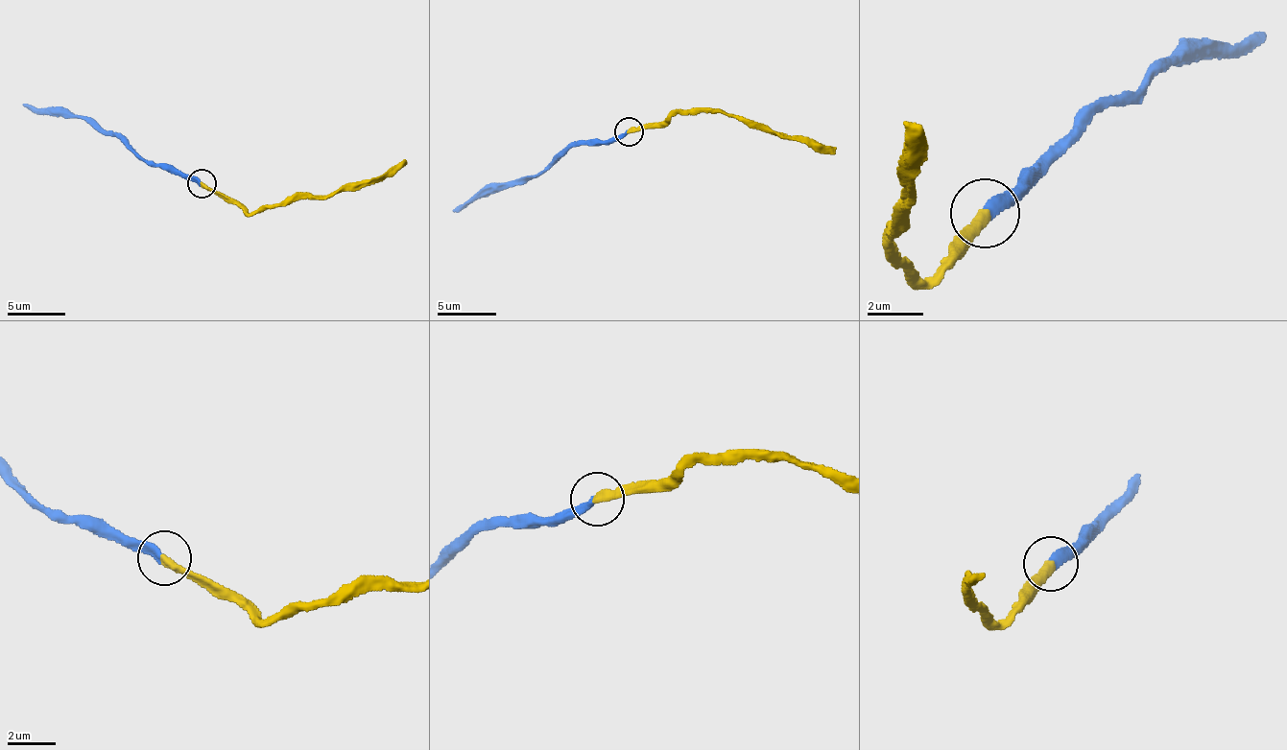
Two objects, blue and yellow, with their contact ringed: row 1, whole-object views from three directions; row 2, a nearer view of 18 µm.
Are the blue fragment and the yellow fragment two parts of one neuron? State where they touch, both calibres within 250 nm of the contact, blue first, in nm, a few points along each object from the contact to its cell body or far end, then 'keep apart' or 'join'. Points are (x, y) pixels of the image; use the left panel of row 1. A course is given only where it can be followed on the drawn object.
(202, 183) | 320/380 nm | blue via (201, 182), (176, 175), (136, 156), (116, 135), (96, 130), (78, 117), (48, 115), (22, 103) | yellow via (201, 182), (243, 205), (250, 213), (321, 199), (350, 186), (387, 177), (407, 160) | join

